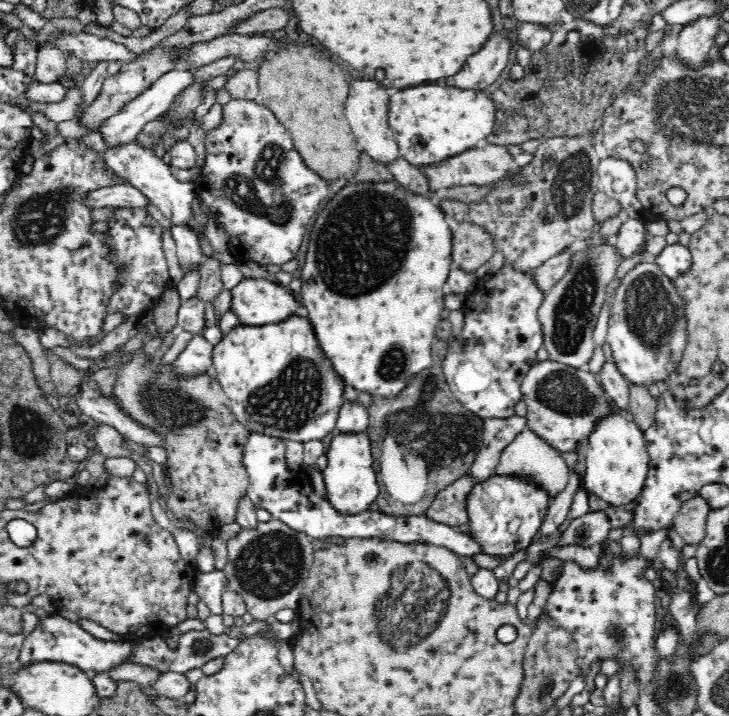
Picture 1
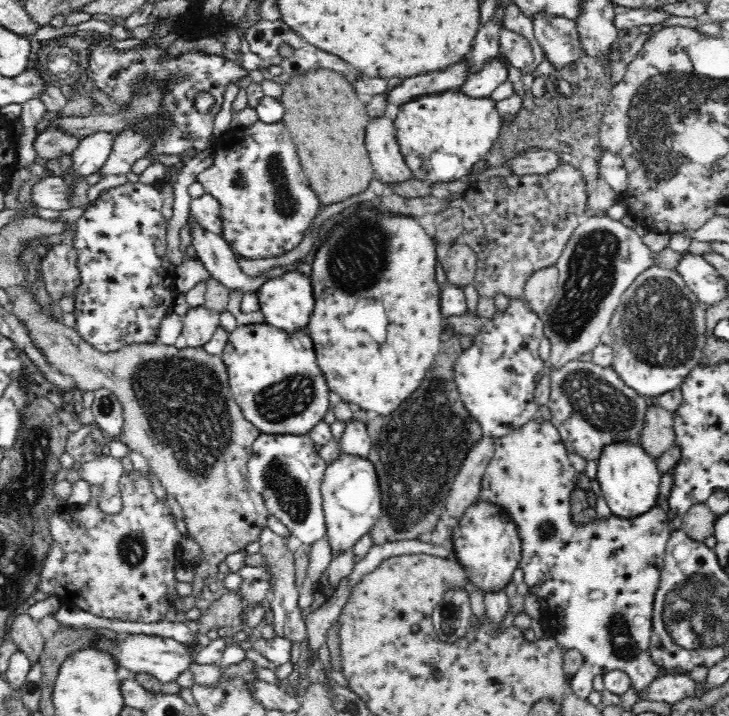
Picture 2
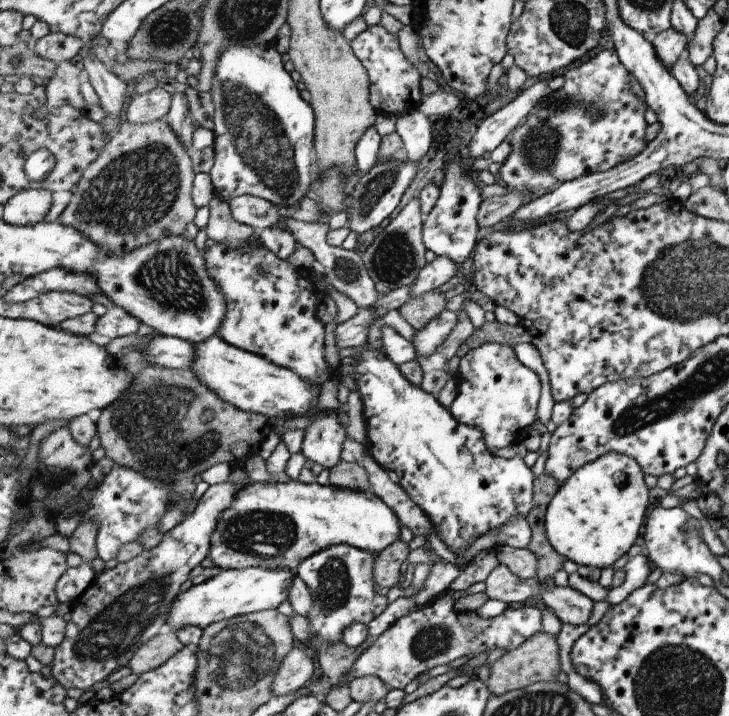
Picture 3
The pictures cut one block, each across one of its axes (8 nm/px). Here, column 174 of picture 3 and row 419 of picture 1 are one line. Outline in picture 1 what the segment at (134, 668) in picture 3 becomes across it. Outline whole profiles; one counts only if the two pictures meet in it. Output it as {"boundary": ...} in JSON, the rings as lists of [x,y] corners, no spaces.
{"boundary":[[[644,386],[629,387],[629,406],[632,413],[631,421],[640,429],[648,430],[656,422],[657,397],[650,394],[650,390]]]}

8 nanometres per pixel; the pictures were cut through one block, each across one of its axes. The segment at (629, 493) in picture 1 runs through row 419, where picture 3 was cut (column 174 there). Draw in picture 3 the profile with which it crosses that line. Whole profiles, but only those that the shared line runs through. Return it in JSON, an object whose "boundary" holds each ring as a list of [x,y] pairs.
{"boundary":[[[251,567],[221,570],[217,576],[206,579],[198,585],[192,585],[188,590],[181,592],[171,608],[167,622],[177,631],[183,626],[207,628],[216,622],[279,608],[279,604],[289,598],[289,590],[295,582],[296,575],[292,570],[284,568],[269,570]]]}

